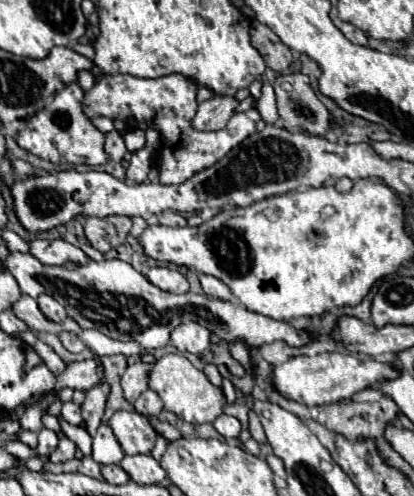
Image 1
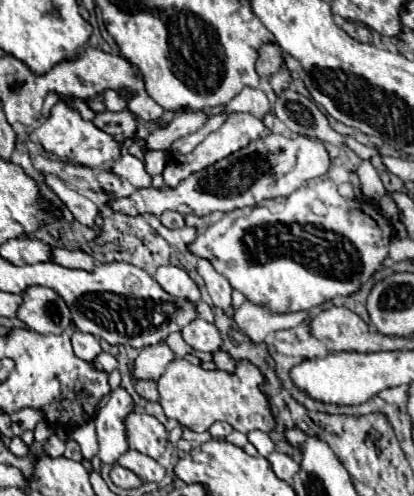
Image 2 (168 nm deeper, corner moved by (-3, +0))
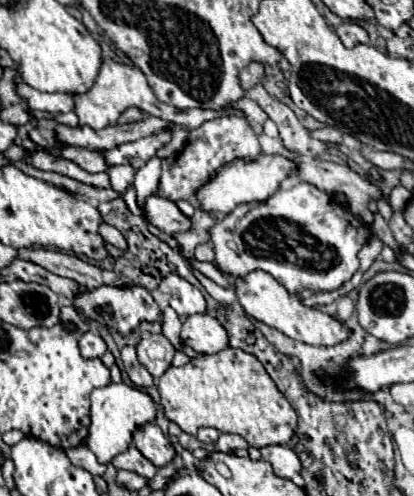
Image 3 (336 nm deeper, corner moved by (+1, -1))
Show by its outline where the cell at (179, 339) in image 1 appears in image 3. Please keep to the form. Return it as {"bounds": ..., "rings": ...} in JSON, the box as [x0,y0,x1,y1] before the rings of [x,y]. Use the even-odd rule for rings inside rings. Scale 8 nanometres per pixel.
{"bounds":[182,314,228,354],"rings":[[[208,314],[188,316],[182,324],[182,342],[200,354],[216,354],[228,346],[228,334],[222,324]]]}

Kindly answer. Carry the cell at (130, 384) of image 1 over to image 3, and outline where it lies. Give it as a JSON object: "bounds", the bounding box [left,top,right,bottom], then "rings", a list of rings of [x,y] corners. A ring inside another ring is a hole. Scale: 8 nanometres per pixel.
{"bounds":[136,334,176,378],"rings":[[[150,334],[150,336],[142,338],[140,344],[136,346],[136,350],[138,350],[140,364],[154,378],[160,378],[166,372],[166,368],[172,364],[174,352],[176,352],[164,334]]]}

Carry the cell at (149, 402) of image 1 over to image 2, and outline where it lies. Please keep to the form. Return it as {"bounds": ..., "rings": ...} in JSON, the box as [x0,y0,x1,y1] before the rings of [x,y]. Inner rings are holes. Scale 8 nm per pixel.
{"bounds":[136,379,158,401],"rings":[[[138,379],[136,381],[136,391],[148,399],[148,401],[158,401],[158,385],[156,381],[146,381],[146,379]]]}

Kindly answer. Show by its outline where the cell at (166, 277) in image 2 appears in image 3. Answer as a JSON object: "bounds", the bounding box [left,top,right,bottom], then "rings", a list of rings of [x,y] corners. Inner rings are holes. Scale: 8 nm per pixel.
{"bounds":[158,274,206,316],"rings":[[[176,274],[164,276],[158,286],[160,292],[168,296],[170,306],[178,312],[178,316],[192,316],[206,312],[206,300],[198,288],[194,288],[188,280]]]}

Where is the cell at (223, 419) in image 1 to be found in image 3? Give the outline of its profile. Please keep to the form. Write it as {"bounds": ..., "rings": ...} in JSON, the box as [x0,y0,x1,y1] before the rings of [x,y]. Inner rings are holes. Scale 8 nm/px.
{"bounds":[196,428,220,446],"rings":[[[200,428],[196,434],[196,438],[202,440],[206,446],[212,446],[218,440],[218,436],[220,436],[220,432],[216,428]]]}

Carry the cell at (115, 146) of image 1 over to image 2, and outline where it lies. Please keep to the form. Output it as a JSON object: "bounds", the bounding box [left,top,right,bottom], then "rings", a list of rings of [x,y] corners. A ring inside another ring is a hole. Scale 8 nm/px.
{"bounds":[92,111,138,141],"rings":[[[102,111],[102,113],[96,113],[92,123],[98,129],[114,135],[118,141],[124,141],[124,139],[134,135],[134,131],[138,127],[138,117],[130,111],[118,111],[118,113]]]}

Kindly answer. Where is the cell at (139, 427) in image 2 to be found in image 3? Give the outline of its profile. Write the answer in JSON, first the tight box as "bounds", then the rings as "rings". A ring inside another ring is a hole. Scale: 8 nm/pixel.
{"bounds":[132,422,174,466],"rings":[[[148,422],[140,428],[136,428],[132,436],[132,444],[154,464],[164,466],[174,458],[174,446],[168,442],[168,438],[162,434],[160,426]]]}

